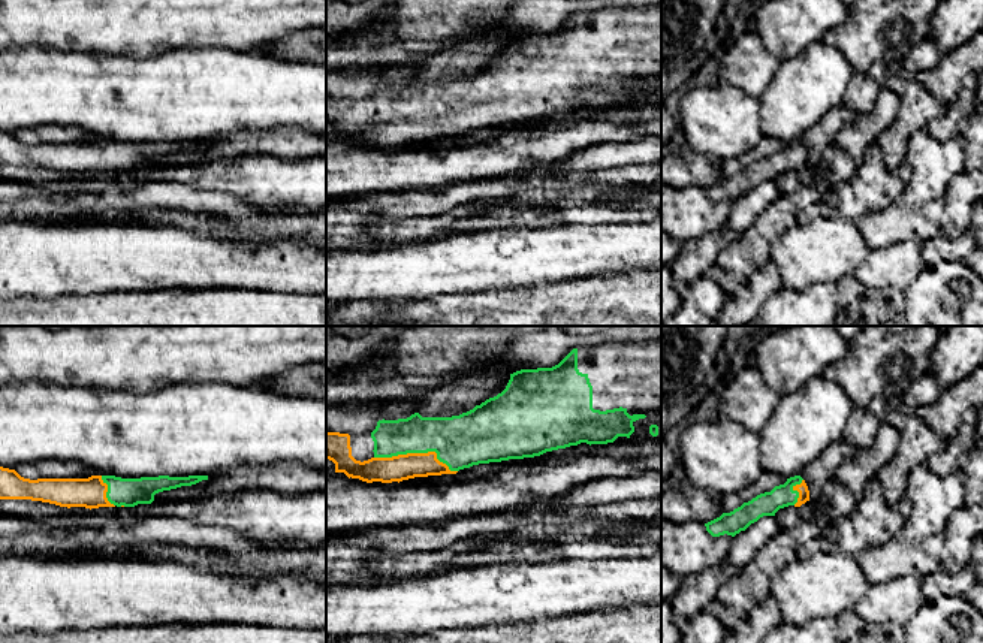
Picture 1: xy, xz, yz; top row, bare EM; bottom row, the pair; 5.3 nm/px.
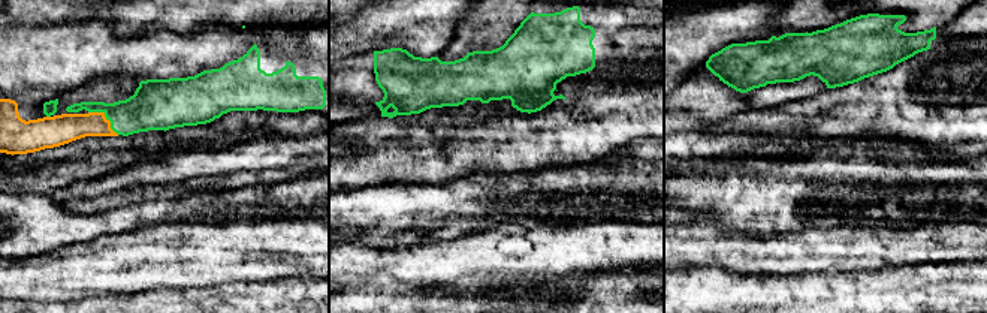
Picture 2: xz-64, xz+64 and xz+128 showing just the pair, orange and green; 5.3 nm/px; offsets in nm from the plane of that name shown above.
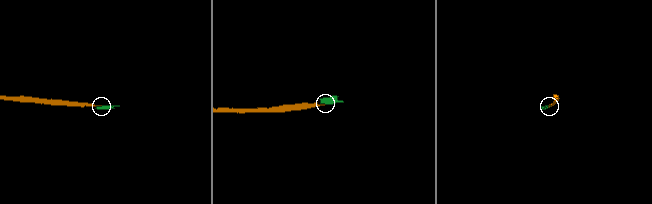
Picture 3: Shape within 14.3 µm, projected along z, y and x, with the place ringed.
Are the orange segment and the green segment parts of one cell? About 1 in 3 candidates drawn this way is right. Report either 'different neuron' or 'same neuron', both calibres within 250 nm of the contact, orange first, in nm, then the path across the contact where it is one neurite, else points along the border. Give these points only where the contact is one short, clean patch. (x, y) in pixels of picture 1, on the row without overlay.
same neuron | 140/280 nm | across xz (403, 132), (418, 118), (425, 111), (460, 106)

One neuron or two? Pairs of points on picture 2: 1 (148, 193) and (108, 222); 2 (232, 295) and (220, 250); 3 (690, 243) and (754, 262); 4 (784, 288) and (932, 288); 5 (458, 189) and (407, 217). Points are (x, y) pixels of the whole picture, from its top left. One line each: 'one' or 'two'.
1: two
2: two
3: one
4: one
5: one

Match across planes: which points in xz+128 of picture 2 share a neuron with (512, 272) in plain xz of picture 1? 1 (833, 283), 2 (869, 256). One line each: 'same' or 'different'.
1: different
2: same

